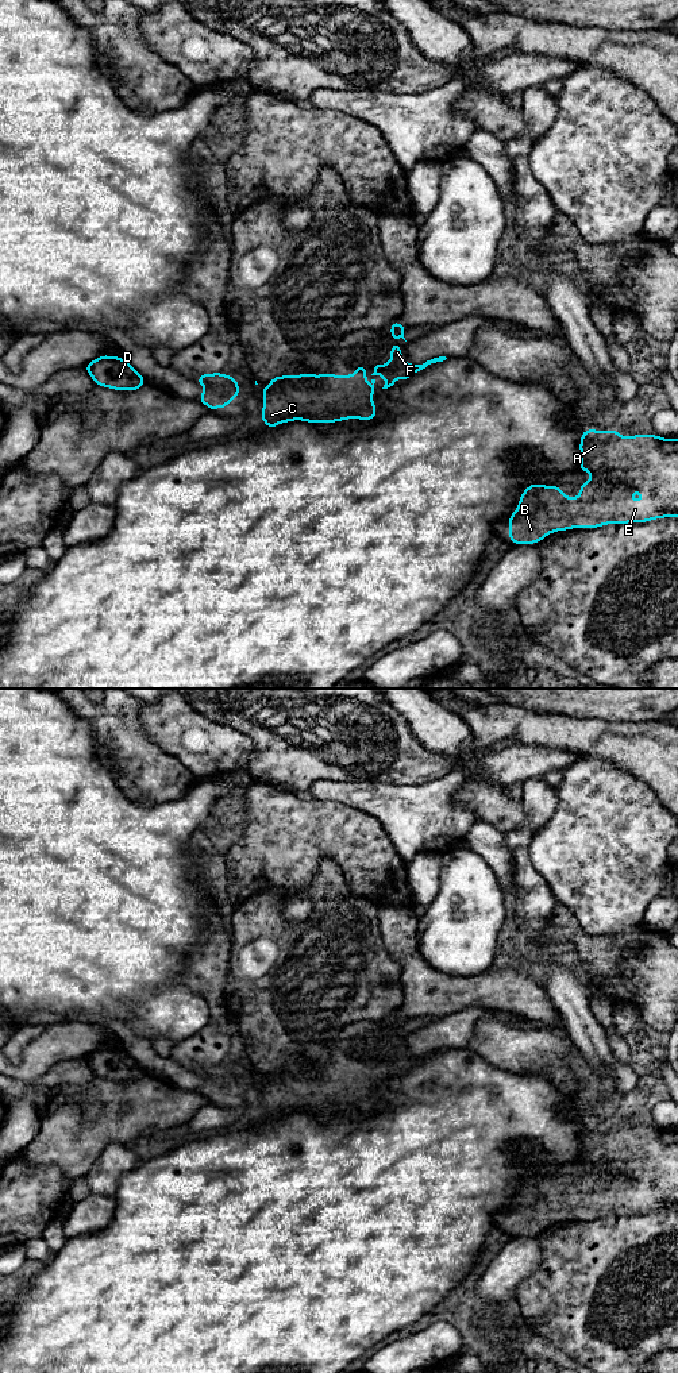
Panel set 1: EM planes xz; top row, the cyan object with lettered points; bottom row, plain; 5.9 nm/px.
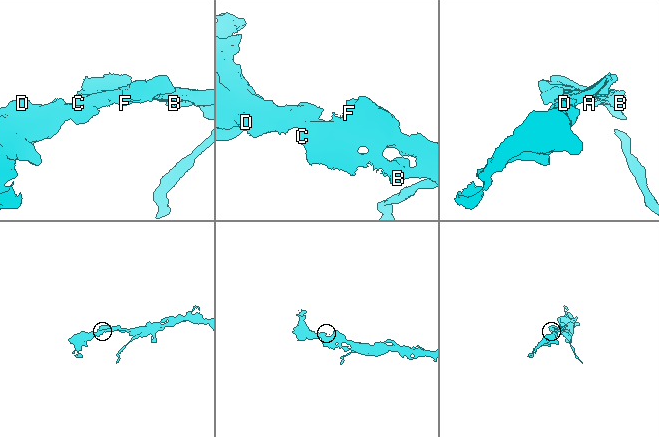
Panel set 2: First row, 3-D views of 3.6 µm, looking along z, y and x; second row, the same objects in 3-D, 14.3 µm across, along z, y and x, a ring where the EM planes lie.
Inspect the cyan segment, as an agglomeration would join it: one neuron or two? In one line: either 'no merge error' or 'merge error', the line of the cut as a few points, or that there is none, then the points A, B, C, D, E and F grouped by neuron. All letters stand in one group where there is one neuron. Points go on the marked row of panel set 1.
no merge error; no cut; A B C D E F

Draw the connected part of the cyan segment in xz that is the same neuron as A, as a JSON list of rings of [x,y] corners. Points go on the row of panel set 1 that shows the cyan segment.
[[[590,428],[582,432],[579,451],[578,471],[593,474],[579,485],[581,494],[569,498],[556,485],[531,483],[521,493],[519,508],[508,517],[509,543],[529,545],[558,531],[678,517],[678,439],[655,433],[627,437],[620,436],[617,428],[606,432]]]

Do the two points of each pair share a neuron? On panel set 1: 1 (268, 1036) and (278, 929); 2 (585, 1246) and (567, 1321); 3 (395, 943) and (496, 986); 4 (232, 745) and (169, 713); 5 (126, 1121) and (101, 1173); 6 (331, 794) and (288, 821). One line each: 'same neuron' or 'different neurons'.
1: same neuron
2: same neuron
3: same neuron
4: same neuron
5: different neurons
6: different neurons

